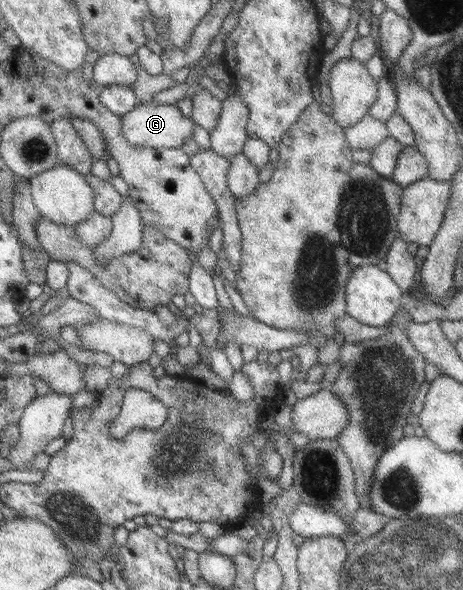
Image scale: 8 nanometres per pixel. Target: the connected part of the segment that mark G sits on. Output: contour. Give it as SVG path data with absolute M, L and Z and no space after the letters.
M144 102L123 116L122 133L129 144L138 148L175 149L184 146L184 142L192 137L194 123L194 120L181 112L178 106Z

